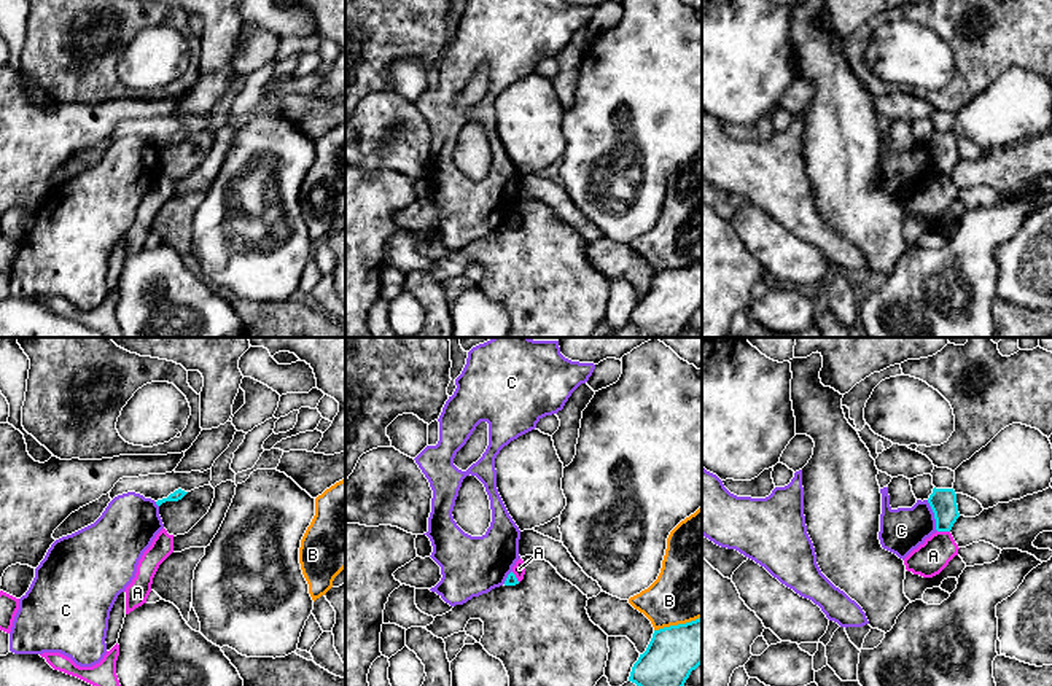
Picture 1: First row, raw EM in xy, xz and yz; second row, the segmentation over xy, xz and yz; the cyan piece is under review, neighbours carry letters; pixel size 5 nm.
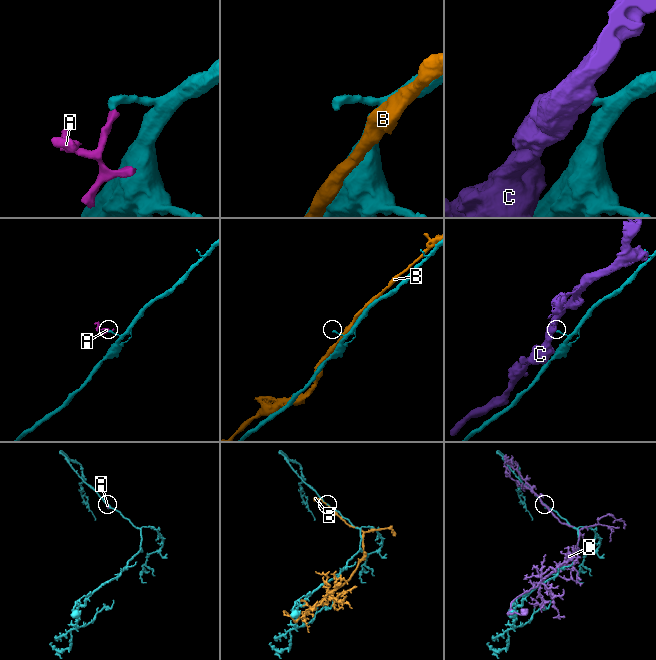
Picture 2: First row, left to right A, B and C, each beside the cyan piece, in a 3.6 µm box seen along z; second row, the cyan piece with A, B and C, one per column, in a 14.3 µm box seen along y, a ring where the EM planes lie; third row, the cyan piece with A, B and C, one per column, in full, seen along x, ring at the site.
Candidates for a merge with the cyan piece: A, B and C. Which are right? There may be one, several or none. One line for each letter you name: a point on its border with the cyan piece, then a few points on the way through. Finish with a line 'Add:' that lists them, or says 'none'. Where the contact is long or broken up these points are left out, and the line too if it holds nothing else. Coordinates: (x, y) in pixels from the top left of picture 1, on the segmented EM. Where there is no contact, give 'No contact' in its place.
Add: none

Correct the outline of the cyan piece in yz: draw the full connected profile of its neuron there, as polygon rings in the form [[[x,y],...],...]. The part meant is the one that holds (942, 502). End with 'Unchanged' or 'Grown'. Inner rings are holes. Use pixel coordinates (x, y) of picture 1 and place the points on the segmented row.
[[[934,487],[928,503],[934,513],[936,530],[950,532],[960,517],[955,490]]]. Unchanged

